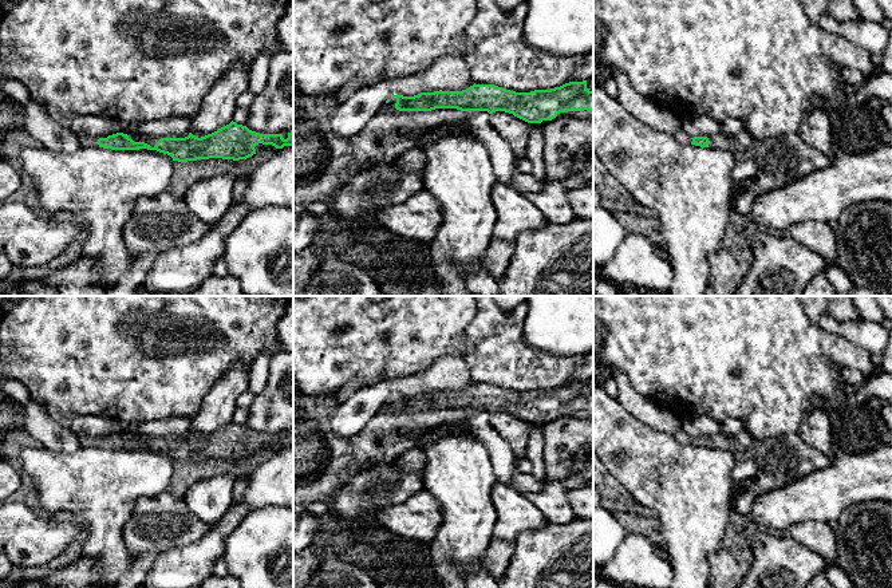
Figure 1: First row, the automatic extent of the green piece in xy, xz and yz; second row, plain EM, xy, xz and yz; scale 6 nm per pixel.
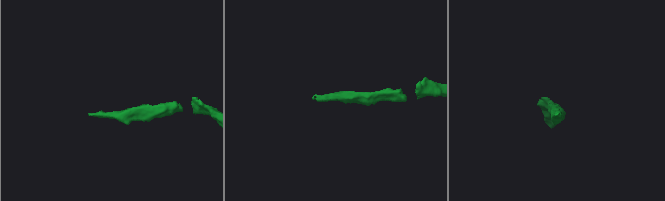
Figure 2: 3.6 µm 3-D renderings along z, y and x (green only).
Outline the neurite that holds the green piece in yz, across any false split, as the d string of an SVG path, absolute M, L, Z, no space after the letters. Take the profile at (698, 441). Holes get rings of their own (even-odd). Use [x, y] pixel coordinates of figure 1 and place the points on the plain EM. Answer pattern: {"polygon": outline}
{"polygon": "M743 429L735 435L719 431L709 437L694 437L691 445L727 450L739 458L743 451L755 446L755 439Z"}

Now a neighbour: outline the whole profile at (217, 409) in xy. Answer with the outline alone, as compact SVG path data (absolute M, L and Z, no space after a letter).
M237 363L210 388L200 411L190 419L190 433L198 438L217 431L233 421L236 400L248 391L249 368Z

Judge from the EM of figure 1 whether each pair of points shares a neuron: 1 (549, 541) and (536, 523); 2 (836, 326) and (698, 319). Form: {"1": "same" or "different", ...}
{"1": "different", "2": "different"}

